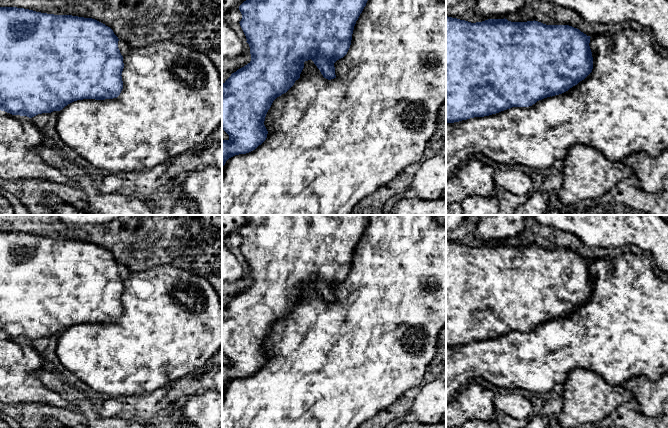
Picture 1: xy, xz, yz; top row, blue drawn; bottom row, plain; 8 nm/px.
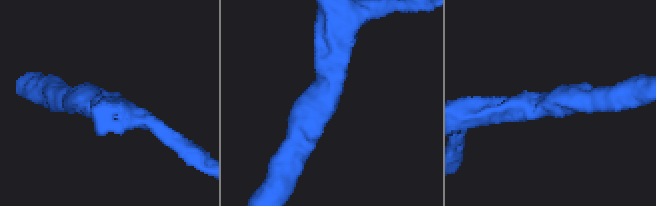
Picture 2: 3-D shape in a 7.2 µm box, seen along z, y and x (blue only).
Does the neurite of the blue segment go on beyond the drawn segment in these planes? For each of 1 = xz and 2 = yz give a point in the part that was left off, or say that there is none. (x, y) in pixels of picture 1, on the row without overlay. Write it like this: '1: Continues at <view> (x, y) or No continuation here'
1: No continuation here
2: No continuation here

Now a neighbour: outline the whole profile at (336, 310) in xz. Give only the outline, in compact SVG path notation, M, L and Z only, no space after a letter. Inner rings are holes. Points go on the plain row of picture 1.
M369 215L366 230L354 250L350 272L343 282L334 287L334 291L336 301L328 304L323 301L311 283L304 286L300 302L295 305L294 309L286 317L273 325L266 338L264 345L264 349L268 355L266 364L255 374L246 378L235 379L226 385L222 399L222 428L358 428L384 409L395 404L405 392L421 387L427 368L437 350L438 334L446 324L446 227L434 215Z

